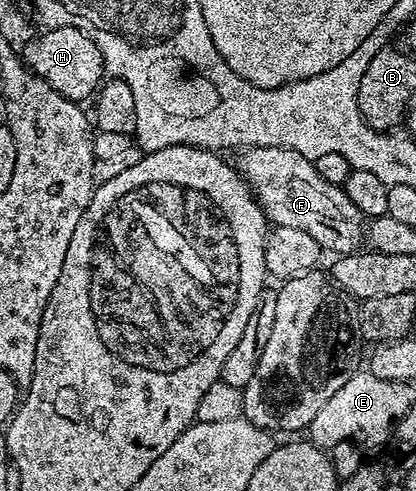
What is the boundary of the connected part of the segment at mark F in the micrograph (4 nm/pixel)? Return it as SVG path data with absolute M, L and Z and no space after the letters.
M247 147L240 155L240 175L252 191L257 204L265 211L266 220L270 224L287 229L303 229L303 233L311 233L311 237L315 237L322 252L334 251L332 254L337 257L362 250L366 220L361 211L351 205L351 197L345 195L344 186L336 187L331 185L331 181L323 181L323 177L319 177L319 173L313 168L313 160L295 153L289 147Z

